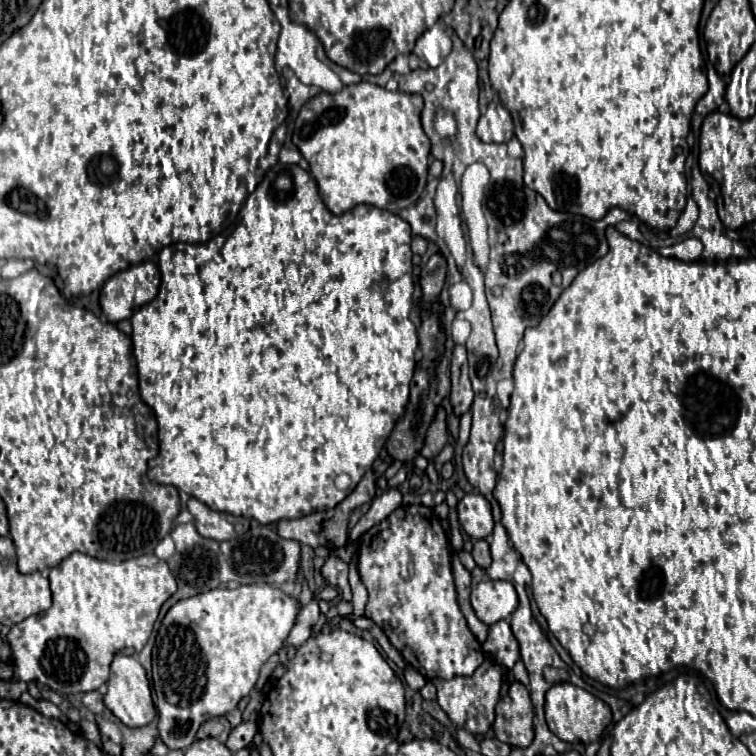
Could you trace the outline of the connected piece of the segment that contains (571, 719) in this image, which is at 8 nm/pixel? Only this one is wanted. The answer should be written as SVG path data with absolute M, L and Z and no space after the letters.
M565 682L565 684L555 684L549 688L549 692L545 696L545 716L547 716L549 730L553 734L557 734L561 740L571 742L571 744L575 744L575 742L589 744L593 740L599 740L603 730L609 726L611 708L603 700L589 694L587 690Z

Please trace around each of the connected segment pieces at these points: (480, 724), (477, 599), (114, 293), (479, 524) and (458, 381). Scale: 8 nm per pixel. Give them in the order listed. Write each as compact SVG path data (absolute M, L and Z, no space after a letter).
M485 654L485 662L471 676L455 676L451 680L433 680L437 686L437 704L451 718L457 728L471 734L485 734L495 720L495 704L499 702L499 690L503 672L499 664L491 662L491 654Z
M483 580L471 590L471 606L477 618L489 626L511 616L517 604L519 598L511 582Z
M141 262L111 276L101 288L101 308L109 322L117 324L133 316L137 308L157 296L161 284L159 268L153 262Z
M465 494L457 504L457 512L463 530L471 538L487 538L493 532L491 504L481 494Z
M455 346L451 358L451 406L455 416L469 412L473 402L473 390L467 376L467 350L465 346Z

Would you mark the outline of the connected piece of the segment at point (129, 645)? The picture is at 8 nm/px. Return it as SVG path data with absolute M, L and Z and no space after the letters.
M73 552L59 566L51 568L49 582L53 592L51 608L15 624L7 634L7 644L13 654L17 680L45 684L61 696L97 690L109 680L109 664L117 652L141 652L141 648L147 644L147 638L151 636L163 602L177 590L177 582L171 576L167 564L153 554L131 558L121 564L111 564L81 552Z

